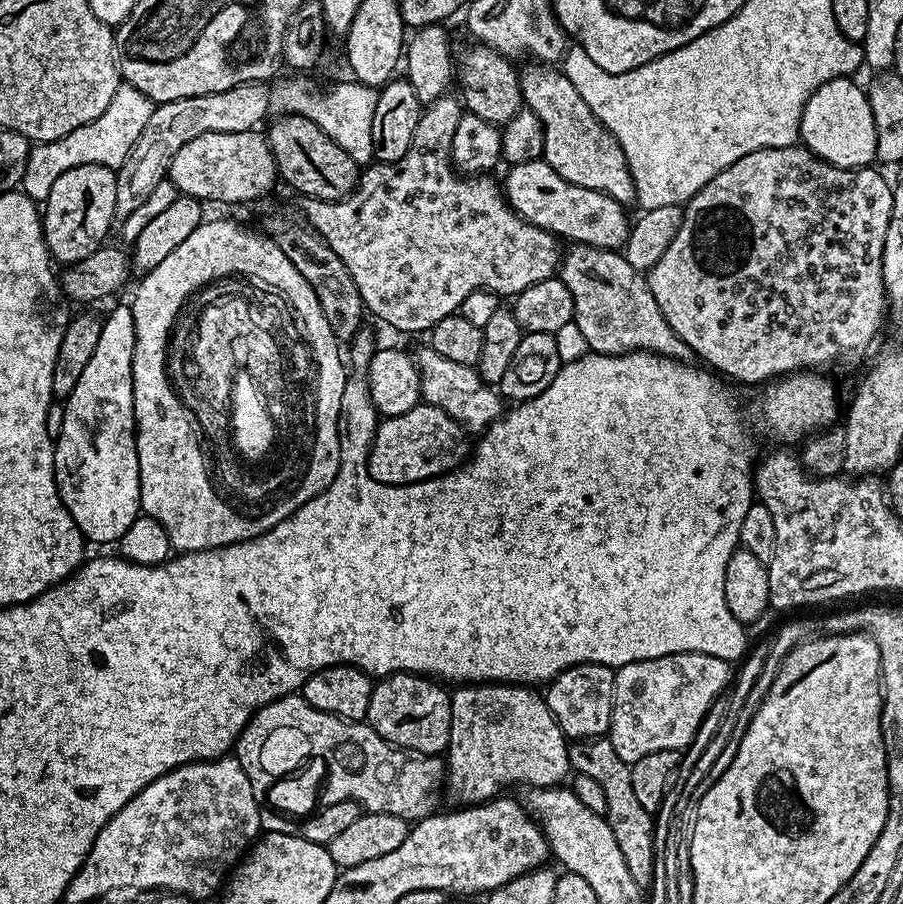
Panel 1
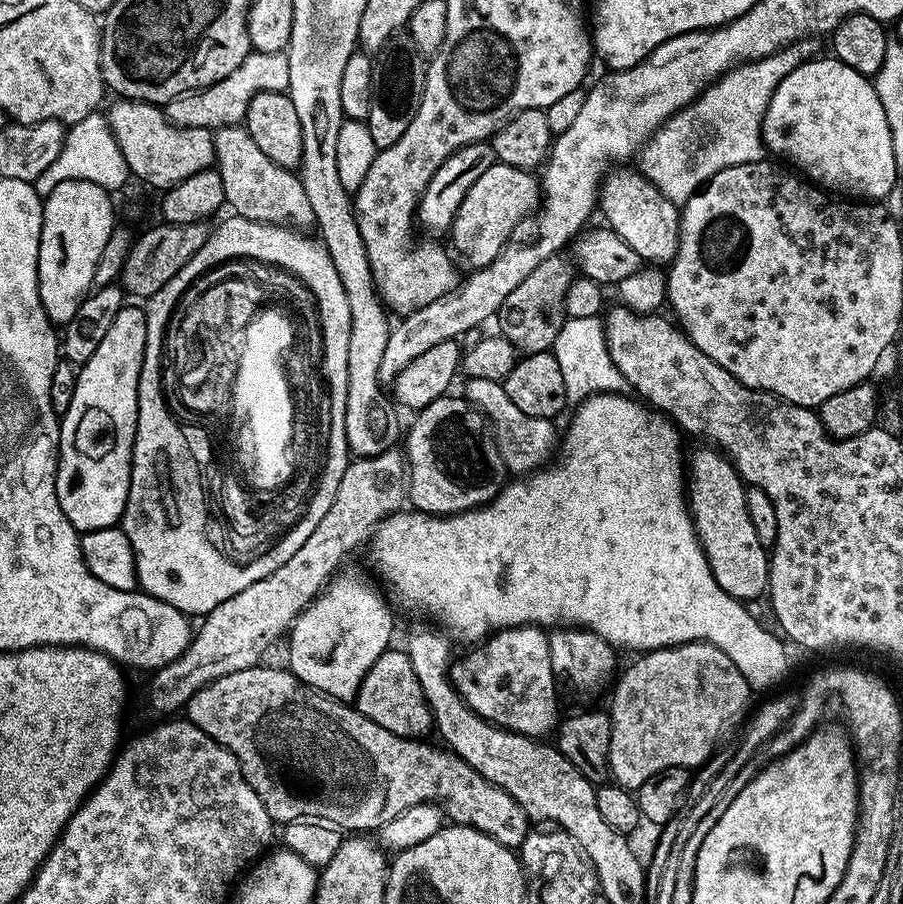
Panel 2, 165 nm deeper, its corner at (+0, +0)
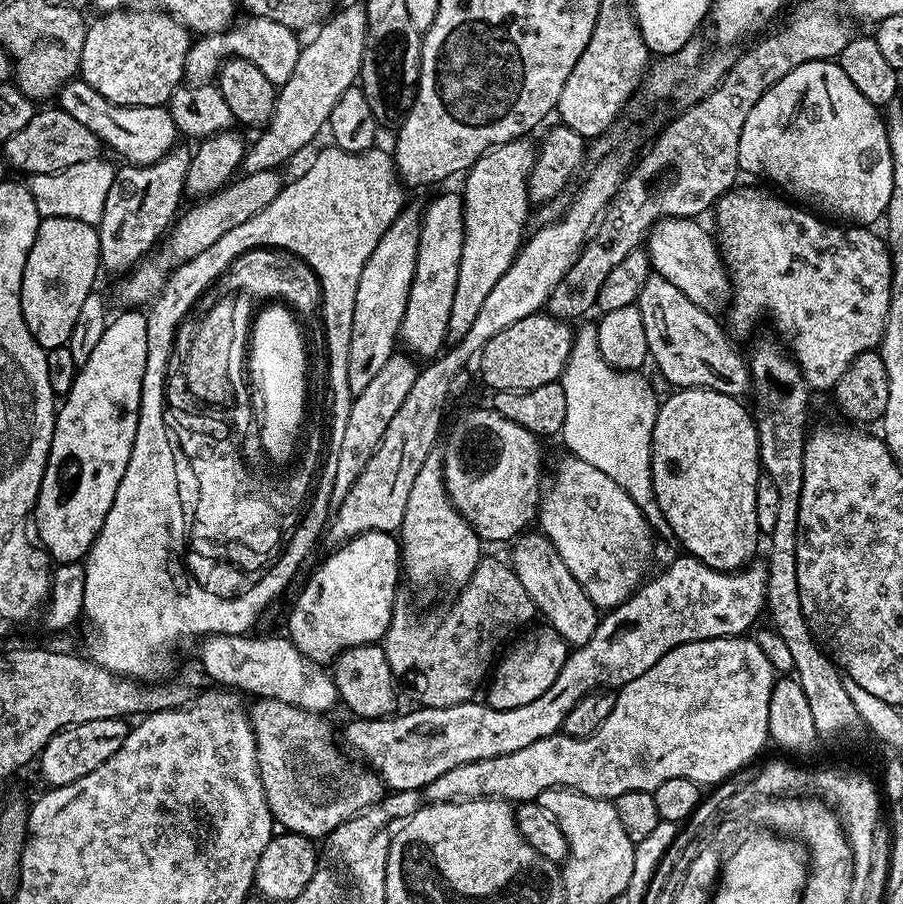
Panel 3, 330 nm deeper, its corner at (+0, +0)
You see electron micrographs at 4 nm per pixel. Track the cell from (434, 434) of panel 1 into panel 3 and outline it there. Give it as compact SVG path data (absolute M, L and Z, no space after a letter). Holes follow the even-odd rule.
M491 406L472 408L464 412L452 424L452 429L443 437L444 485L448 498L460 511L462 518L479 534L481 541L505 540L511 542L537 519L542 480L540 484L540 444L541 441L530 430L502 418Z

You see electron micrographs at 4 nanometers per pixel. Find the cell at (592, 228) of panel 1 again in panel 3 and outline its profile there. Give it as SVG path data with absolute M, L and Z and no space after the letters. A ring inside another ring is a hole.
M459 191L444 192L432 204L423 205L418 238L418 258L414 266L414 282L406 302L399 339L413 357L435 358L448 340L450 305L454 303L454 286L458 283L458 262L464 241L464 197Z

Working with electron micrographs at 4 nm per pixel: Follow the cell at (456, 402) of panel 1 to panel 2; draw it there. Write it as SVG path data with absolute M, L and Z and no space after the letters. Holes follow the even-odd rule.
M471 378L467 381L463 395L466 397L469 404L473 408L477 408L483 412L488 423L494 426L496 433L496 441L500 447L500 453L504 459L504 467L512 474L531 474L547 465L553 459L552 447L557 447L558 432L556 436L555 423L546 418L530 418L530 414L518 410L518 406L514 406L514 402L510 402L509 396L506 395L503 383L498 380L491 380L490 378Z

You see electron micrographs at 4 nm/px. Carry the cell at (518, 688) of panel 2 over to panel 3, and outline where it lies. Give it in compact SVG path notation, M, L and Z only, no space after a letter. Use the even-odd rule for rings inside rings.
M547 626L535 628L528 630L533 630L533 632L525 631L523 633L525 636L521 640L513 639L507 645L503 655L499 657L498 663L491 673L490 683L487 685L489 688L486 703L492 708L514 710L514 706L526 706L526 702L534 702L534 698L546 694L546 690L550 690L554 678L558 678L558 670L562 670L562 666L566 662L570 645L561 638L558 630Z

